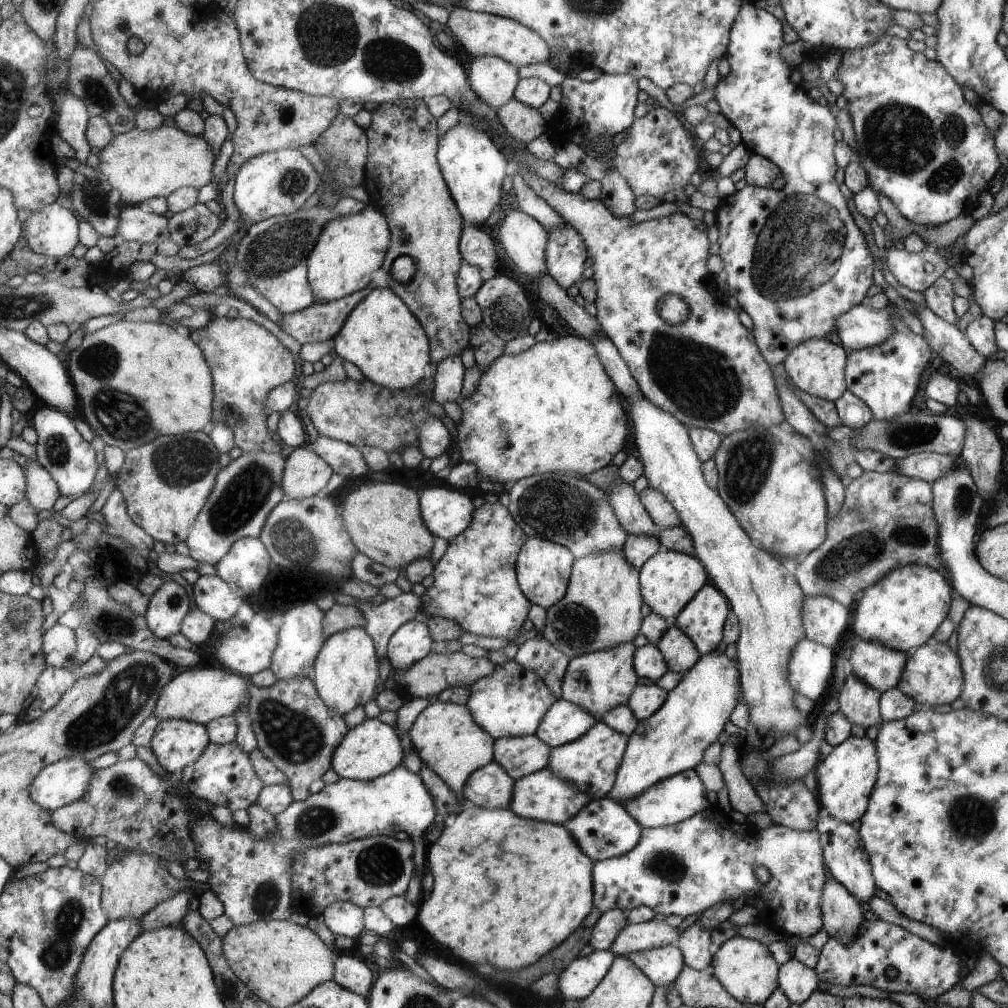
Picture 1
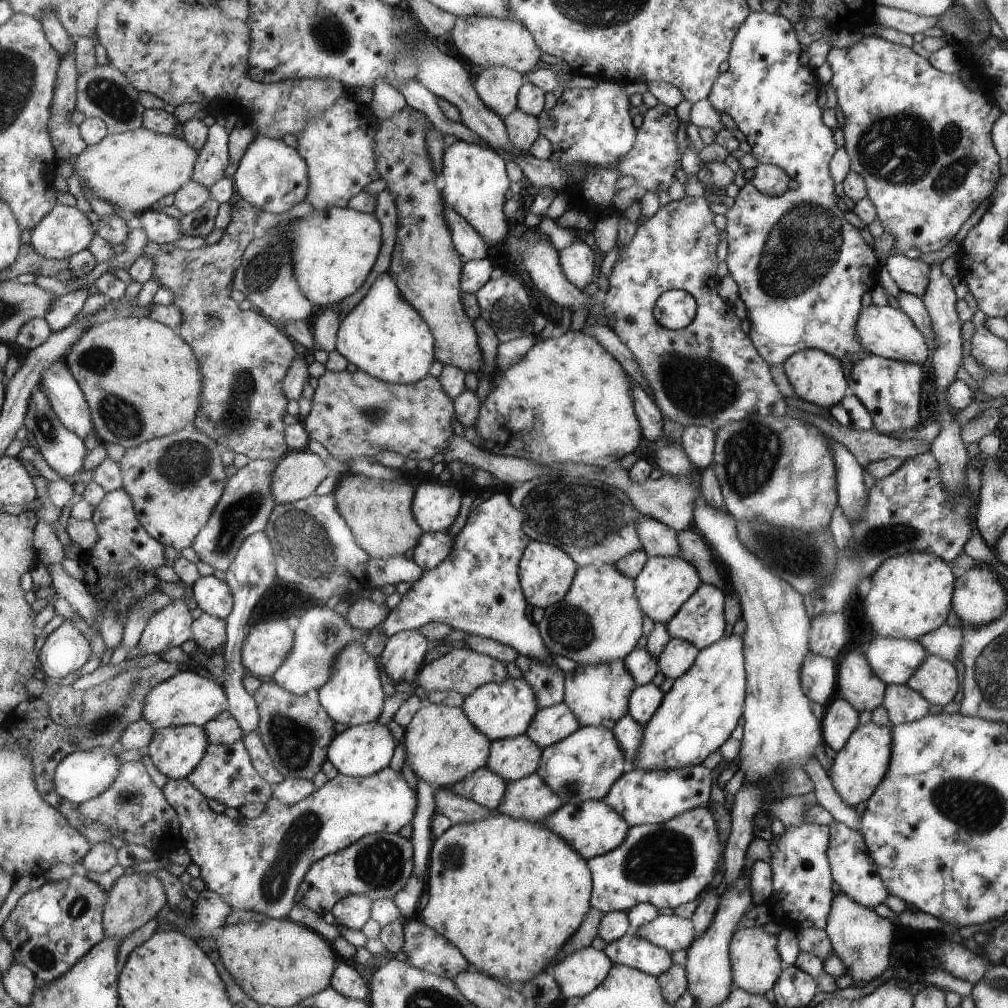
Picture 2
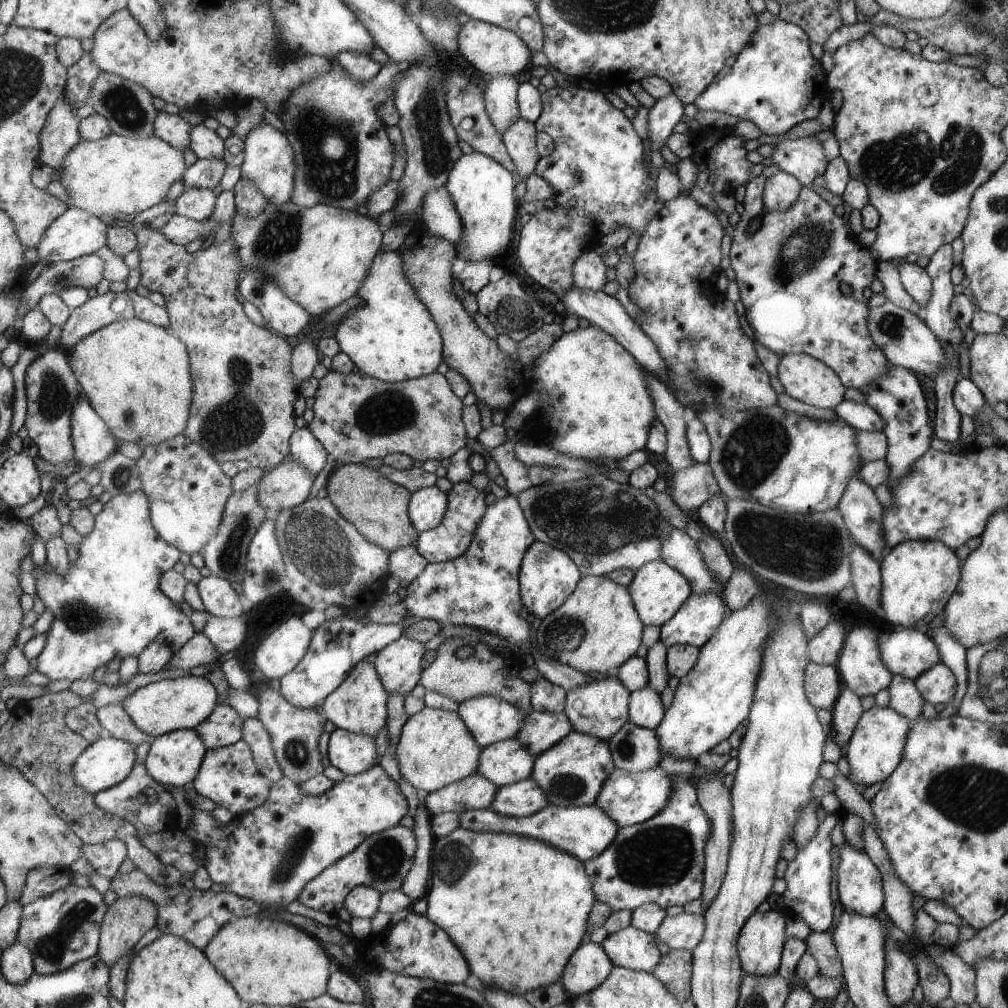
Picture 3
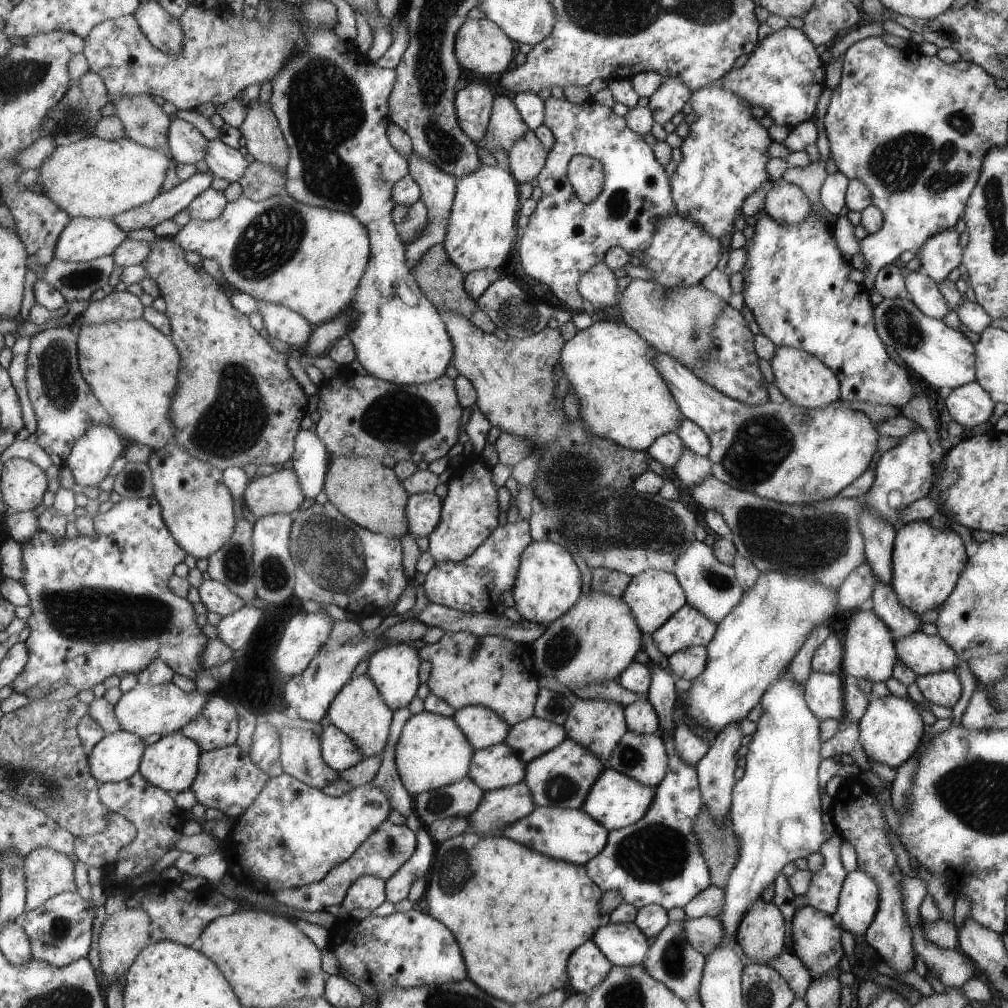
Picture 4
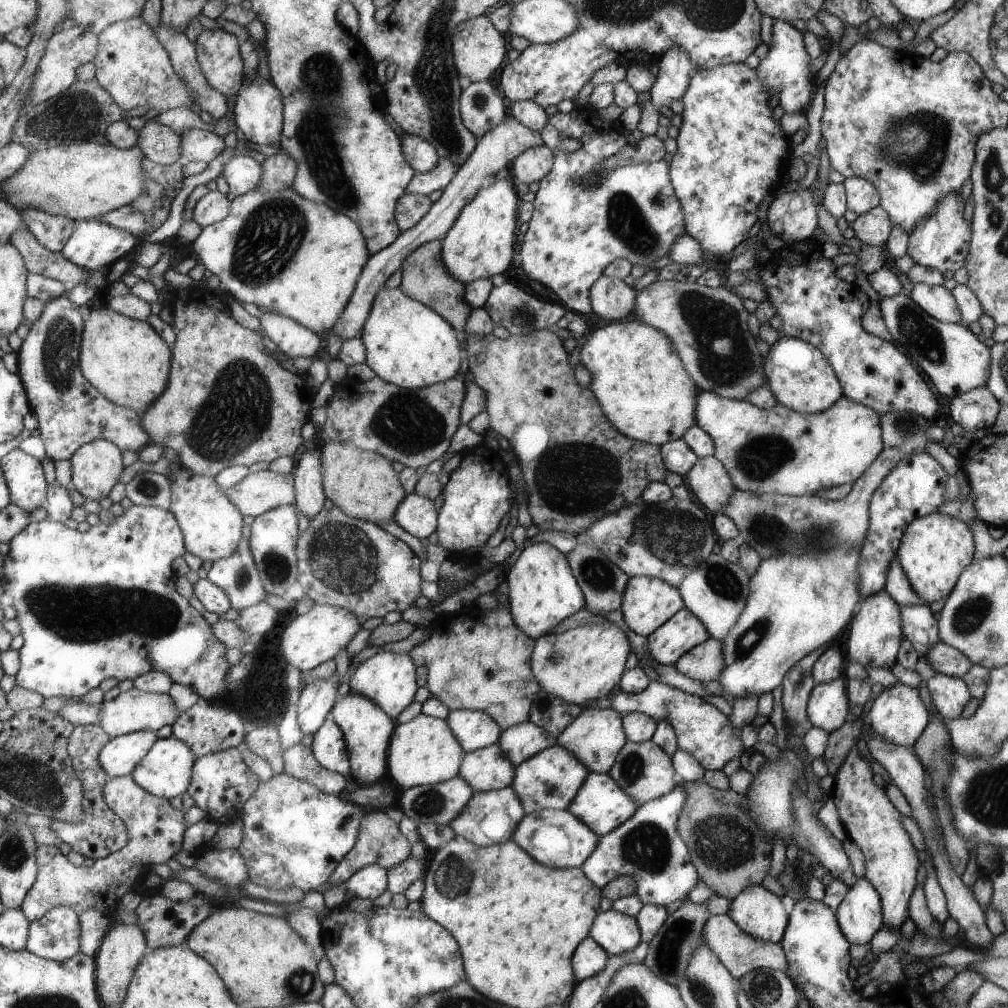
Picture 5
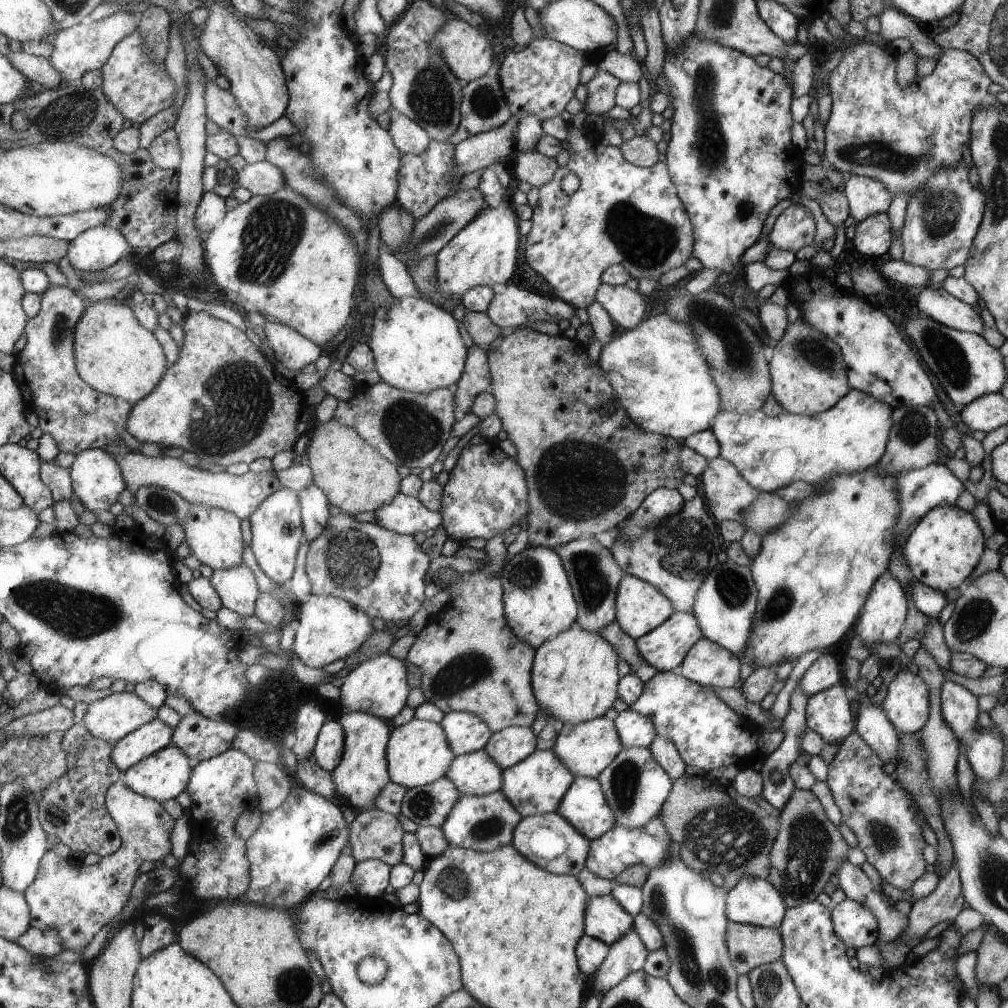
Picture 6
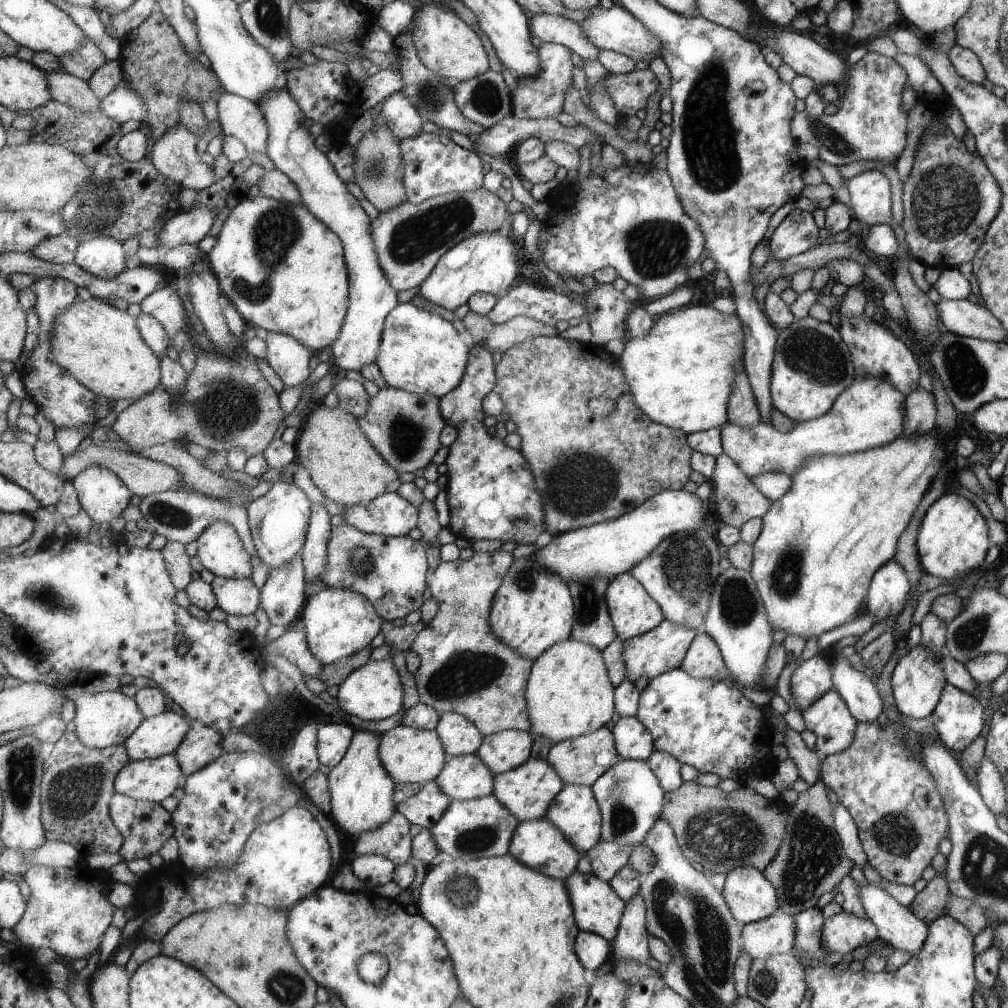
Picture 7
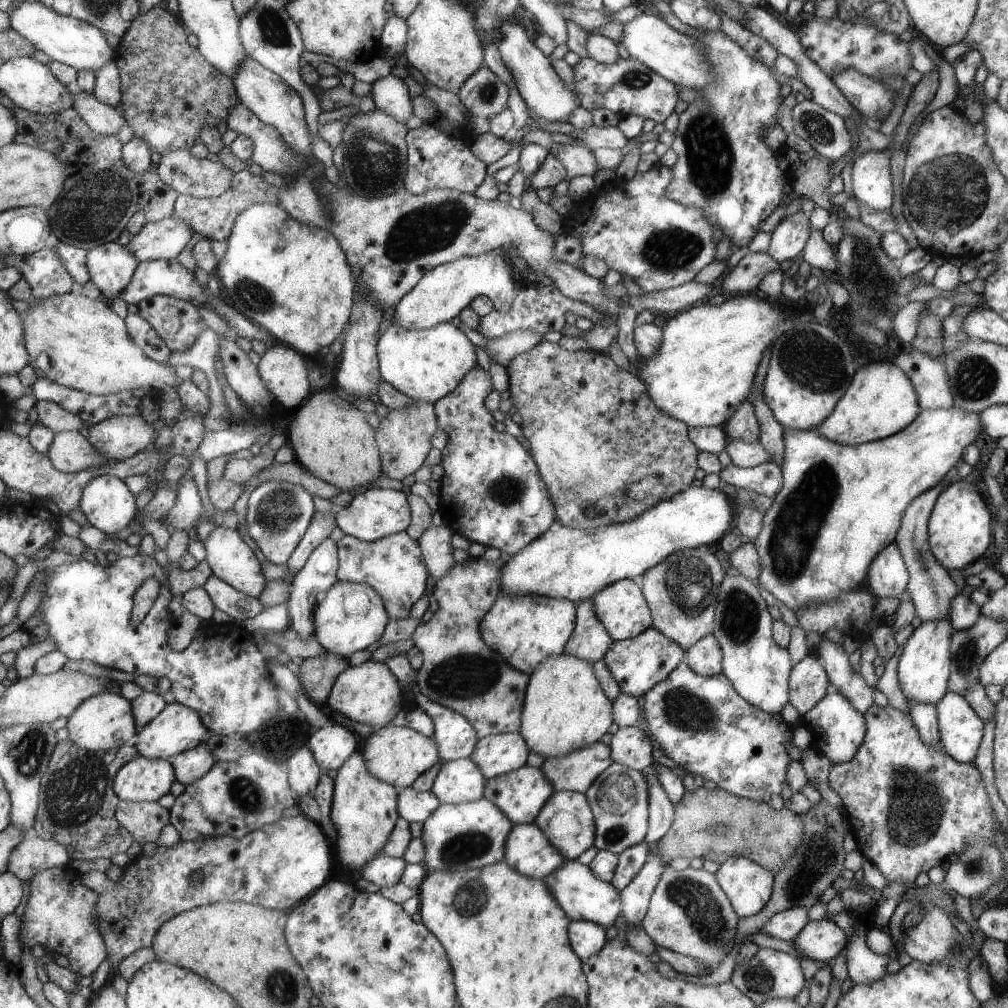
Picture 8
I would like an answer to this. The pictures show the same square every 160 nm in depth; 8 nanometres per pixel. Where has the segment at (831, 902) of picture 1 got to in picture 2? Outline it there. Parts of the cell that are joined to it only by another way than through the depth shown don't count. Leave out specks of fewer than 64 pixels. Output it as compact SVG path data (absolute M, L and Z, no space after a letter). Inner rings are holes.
M841 893L832 900L824 931L835 953L847 966L845 975L851 977L855 986L865 986L889 967L889 955L896 926L878 916L873 909L865 908Z

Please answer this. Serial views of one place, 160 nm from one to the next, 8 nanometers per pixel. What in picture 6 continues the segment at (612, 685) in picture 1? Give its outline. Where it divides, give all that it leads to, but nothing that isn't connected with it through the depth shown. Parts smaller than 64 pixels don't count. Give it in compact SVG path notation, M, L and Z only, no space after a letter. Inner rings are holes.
M597 717L584 723L563 724L563 730L557 735L555 746L550 749L567 766L567 770L574 778L595 779L620 754L623 746L614 722L604 717Z

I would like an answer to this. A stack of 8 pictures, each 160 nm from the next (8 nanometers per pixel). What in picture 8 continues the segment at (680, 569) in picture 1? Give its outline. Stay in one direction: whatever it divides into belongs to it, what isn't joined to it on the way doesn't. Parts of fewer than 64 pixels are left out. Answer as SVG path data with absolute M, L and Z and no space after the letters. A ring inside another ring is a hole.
M631 579L618 580L596 592L592 598L592 607L595 618L604 626L612 641L631 638L652 626L652 616L643 590Z

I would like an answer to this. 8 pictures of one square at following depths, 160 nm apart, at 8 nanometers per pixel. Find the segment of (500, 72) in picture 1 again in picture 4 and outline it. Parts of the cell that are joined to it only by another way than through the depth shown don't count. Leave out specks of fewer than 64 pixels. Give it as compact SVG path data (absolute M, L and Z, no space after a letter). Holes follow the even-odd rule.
M494 95L491 116L485 134L476 142L477 146L493 153L508 150L529 130L520 112L517 112L511 96Z

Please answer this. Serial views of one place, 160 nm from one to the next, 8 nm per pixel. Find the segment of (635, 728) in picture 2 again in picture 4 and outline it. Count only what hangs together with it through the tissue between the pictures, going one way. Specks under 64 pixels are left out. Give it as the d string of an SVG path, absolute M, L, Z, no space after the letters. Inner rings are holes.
M629 730L620 738L607 762L607 768L655 788L664 779L667 766L668 753L663 739Z

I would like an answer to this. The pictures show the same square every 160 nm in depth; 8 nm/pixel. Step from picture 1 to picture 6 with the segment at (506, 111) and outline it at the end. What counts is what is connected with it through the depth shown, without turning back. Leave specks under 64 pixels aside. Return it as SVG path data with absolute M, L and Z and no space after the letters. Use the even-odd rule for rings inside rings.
M537 151L517 153L513 166L513 176L519 182L527 182L535 188L549 182L558 167L556 159L549 158Z

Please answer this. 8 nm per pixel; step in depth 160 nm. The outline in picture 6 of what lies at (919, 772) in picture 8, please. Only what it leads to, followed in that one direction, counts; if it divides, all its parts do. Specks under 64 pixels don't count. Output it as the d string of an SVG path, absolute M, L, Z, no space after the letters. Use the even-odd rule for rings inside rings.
M851 731L847 738L838 746L834 759L826 764L826 785L832 799L840 810L840 820L851 828L857 837L857 847L865 855L866 861L877 870L880 878L891 883L895 888L908 891L909 886L923 874L923 858L921 850L926 845L921 836L922 818L918 806L909 798L909 793L903 790L903 785L897 780L895 774L885 774L881 770L883 761L876 752L869 748L868 743L860 736L860 733Z

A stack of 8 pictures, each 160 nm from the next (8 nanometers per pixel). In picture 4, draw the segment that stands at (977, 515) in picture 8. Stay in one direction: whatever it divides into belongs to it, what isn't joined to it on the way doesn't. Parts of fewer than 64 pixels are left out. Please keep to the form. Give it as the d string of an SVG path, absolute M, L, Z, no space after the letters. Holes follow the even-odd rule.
M925 519L901 523L895 528L891 562L892 582L889 586L901 606L916 615L938 609L944 603L966 563L959 535L951 527L931 528Z

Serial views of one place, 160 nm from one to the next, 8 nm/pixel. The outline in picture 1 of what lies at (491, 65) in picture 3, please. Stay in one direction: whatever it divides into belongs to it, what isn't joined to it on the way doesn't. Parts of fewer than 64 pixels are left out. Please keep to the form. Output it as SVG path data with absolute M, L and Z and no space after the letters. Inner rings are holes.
M457 7L449 11L445 29L454 38L456 45L465 49L465 52L468 52L473 58L489 55L503 59L517 68L549 61L551 50L547 42L529 27L507 17Z

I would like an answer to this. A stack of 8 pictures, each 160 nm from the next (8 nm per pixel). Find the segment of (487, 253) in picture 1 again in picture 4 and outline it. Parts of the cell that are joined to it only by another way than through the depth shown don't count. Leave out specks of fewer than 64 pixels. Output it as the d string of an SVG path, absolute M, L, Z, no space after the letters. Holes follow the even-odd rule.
M412 152L408 158L410 162L410 173L414 176L414 179L421 185L422 199L428 206L428 218L429 226L425 228L425 232L406 248L406 256L408 265L411 268L415 268L416 264L419 264L419 258L423 256L424 252L427 252L429 248L437 243L443 243L446 239L451 213L453 210L453 203L456 197L456 188L460 179L443 169L440 169L432 160L420 157L419 154Z

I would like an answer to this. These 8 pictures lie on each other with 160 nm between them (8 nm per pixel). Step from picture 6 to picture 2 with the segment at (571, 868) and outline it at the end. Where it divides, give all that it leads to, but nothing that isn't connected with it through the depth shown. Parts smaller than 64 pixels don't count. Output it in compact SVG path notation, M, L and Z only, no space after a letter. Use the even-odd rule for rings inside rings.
M452 788L438 789L436 803L438 812L451 818L454 824L478 821L493 814L489 809L453 792ZM603 800L585 801L577 804L565 803L552 814L545 815L539 822L560 836L586 861L619 847L624 842L630 827L628 822L615 809L605 804Z

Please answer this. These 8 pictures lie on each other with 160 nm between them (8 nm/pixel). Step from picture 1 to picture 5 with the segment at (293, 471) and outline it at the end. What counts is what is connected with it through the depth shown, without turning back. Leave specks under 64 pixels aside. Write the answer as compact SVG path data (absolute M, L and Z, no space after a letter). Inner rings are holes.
M269 469L249 474L245 480L227 490L244 516L255 519L277 506L296 504L294 474L282 474Z

